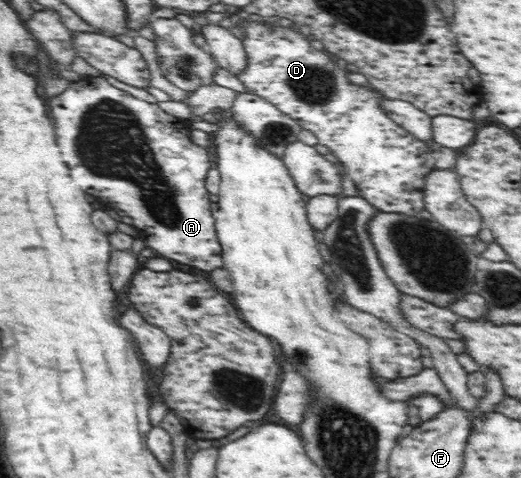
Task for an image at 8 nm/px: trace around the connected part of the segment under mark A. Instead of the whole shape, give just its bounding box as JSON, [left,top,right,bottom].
[48,77,224,274]

